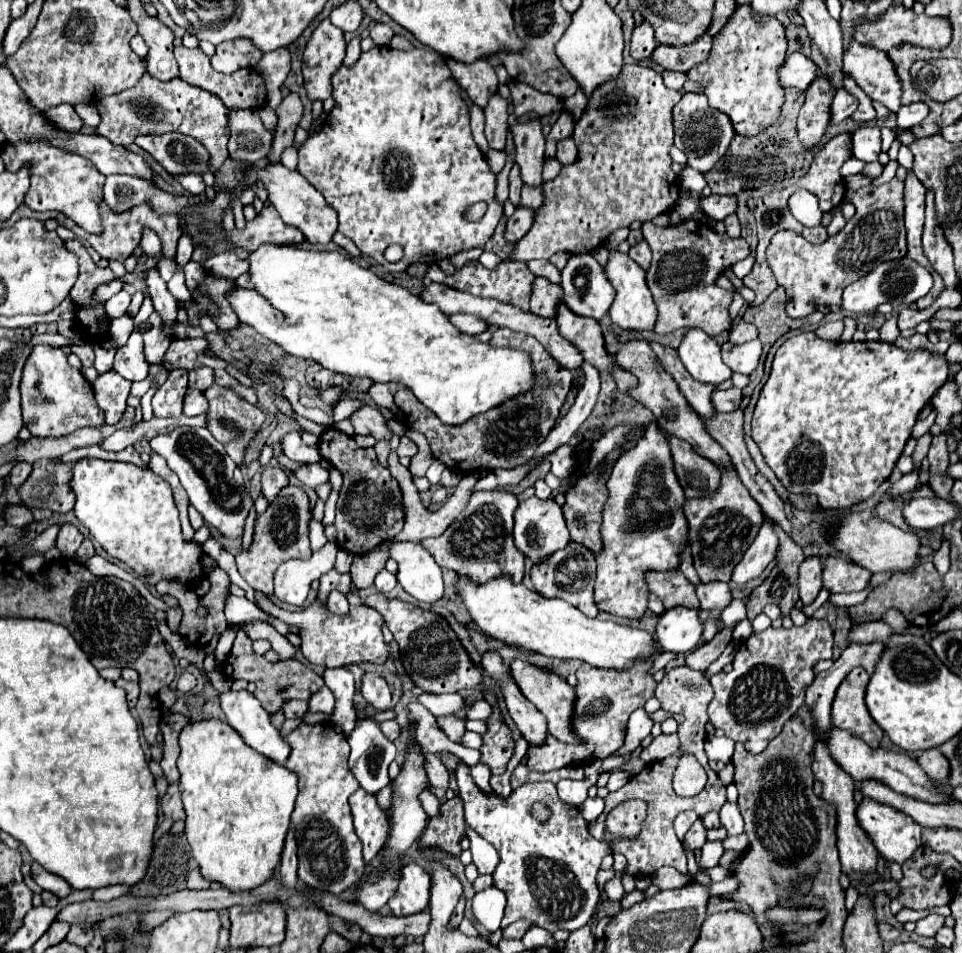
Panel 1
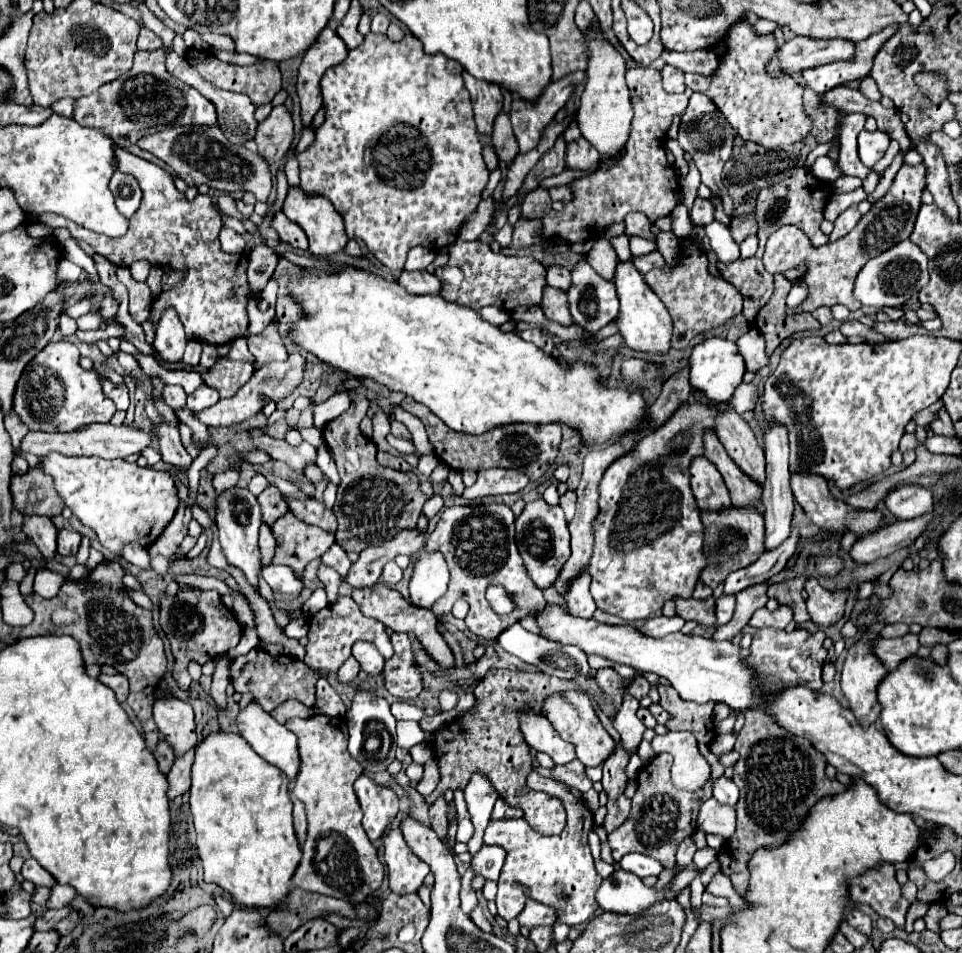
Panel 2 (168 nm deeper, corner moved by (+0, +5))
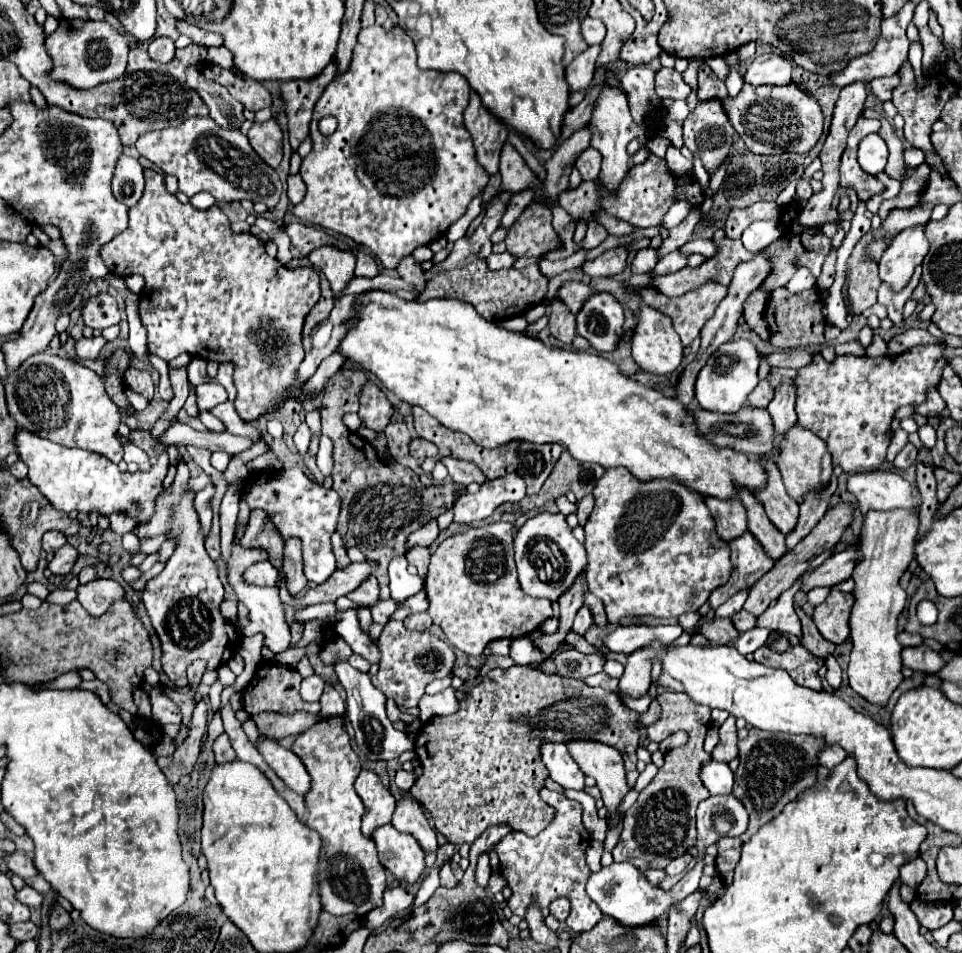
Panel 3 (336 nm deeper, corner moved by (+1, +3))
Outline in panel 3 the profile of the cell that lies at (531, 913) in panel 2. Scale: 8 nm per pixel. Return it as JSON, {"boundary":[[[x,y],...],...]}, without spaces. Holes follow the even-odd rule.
{"boundary":[[[560,898],[560,900],[554,900],[554,902],[552,902],[548,908],[550,908],[550,914],[552,914],[552,916],[556,916],[556,920],[564,922],[564,920],[566,920],[566,916],[568,916],[570,904],[568,904],[568,900]]]}

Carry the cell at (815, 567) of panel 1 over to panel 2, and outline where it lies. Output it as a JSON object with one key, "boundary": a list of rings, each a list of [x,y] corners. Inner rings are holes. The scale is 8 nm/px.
{"boundary":[[[815,578],[805,582],[805,590],[809,594],[807,610],[817,626],[827,628],[843,618],[845,602],[847,602],[845,590],[825,590],[823,586],[819,586]]]}

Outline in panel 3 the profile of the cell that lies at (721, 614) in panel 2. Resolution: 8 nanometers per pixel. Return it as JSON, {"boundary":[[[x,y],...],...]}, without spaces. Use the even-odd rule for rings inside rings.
{"boundary":[[[740,610],[740,612],[736,612],[736,614],[732,616],[732,624],[736,626],[738,632],[746,632],[746,630],[752,630],[752,628],[756,626],[756,618],[754,618],[752,614]]]}

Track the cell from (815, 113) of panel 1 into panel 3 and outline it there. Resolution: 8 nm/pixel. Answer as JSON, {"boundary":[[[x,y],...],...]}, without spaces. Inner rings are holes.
{"boundary":[[[924,162],[918,168],[906,168],[904,166],[904,178],[902,178],[902,188],[900,194],[896,198],[884,200],[880,204],[879,212],[880,218],[884,220],[884,216],[888,216],[888,212],[892,208],[910,208],[910,204],[916,204],[916,196],[920,192],[920,188],[924,188],[924,180],[928,178],[930,166]]]}

